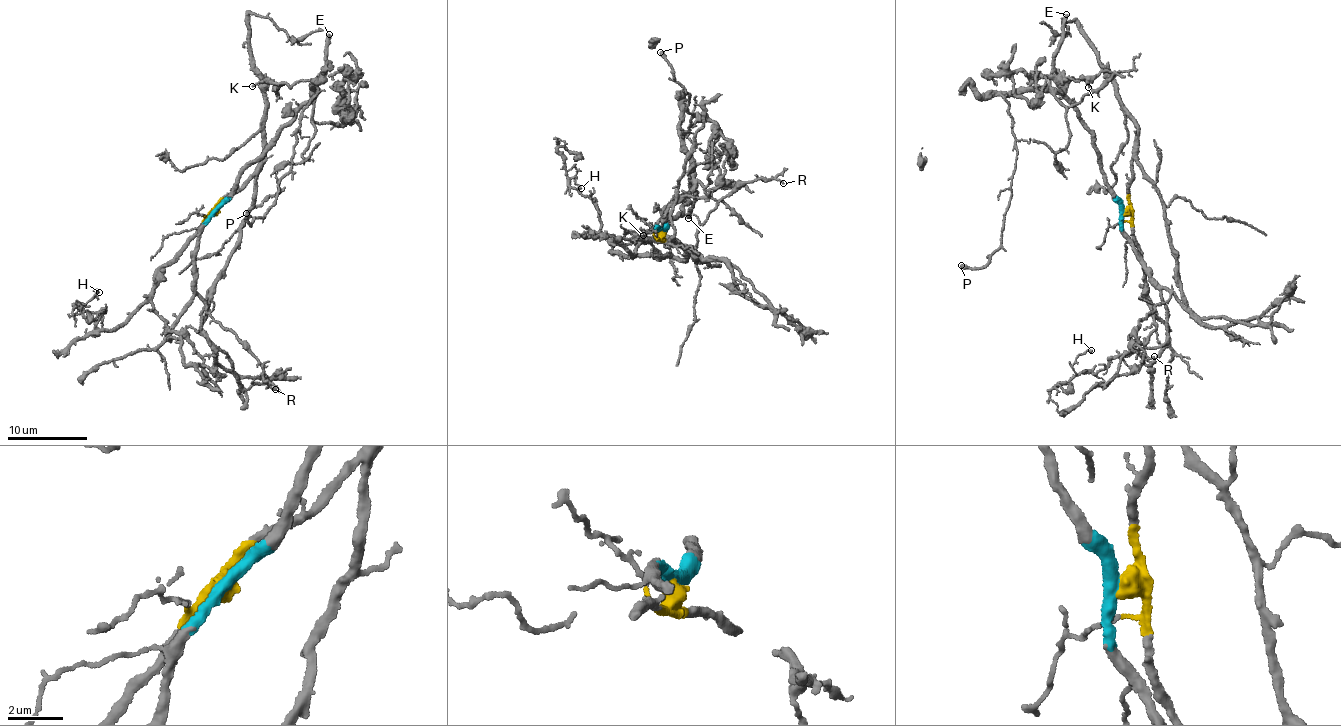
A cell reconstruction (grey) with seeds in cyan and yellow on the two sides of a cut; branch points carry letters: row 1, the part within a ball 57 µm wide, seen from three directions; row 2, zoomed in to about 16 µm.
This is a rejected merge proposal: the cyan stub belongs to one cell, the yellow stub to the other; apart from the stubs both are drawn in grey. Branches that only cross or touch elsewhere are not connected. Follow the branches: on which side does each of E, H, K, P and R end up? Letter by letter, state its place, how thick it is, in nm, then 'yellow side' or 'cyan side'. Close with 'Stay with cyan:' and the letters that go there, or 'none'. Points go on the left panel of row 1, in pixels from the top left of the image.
E: place (329, 34); calibre 320 nm; cyan side
H: place (99, 292); calibre 170 nm; yellow side
K: place (252, 86); calibre 110 nm; cyan side
P: place (246, 213); calibre 320 nm; cyan side
R: place (275, 389); calibre 90 nm; cyan side
Stay with cyan: E, K, P, R

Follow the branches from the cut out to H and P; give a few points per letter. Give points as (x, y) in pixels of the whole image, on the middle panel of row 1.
H: (661, 233), (641, 240), (634, 254), (600, 228), (591, 200), (574, 189), (567, 172), (576, 168), (582, 188)
P: (661, 233), (693, 186), (683, 136), (694, 114), (660, 52)

